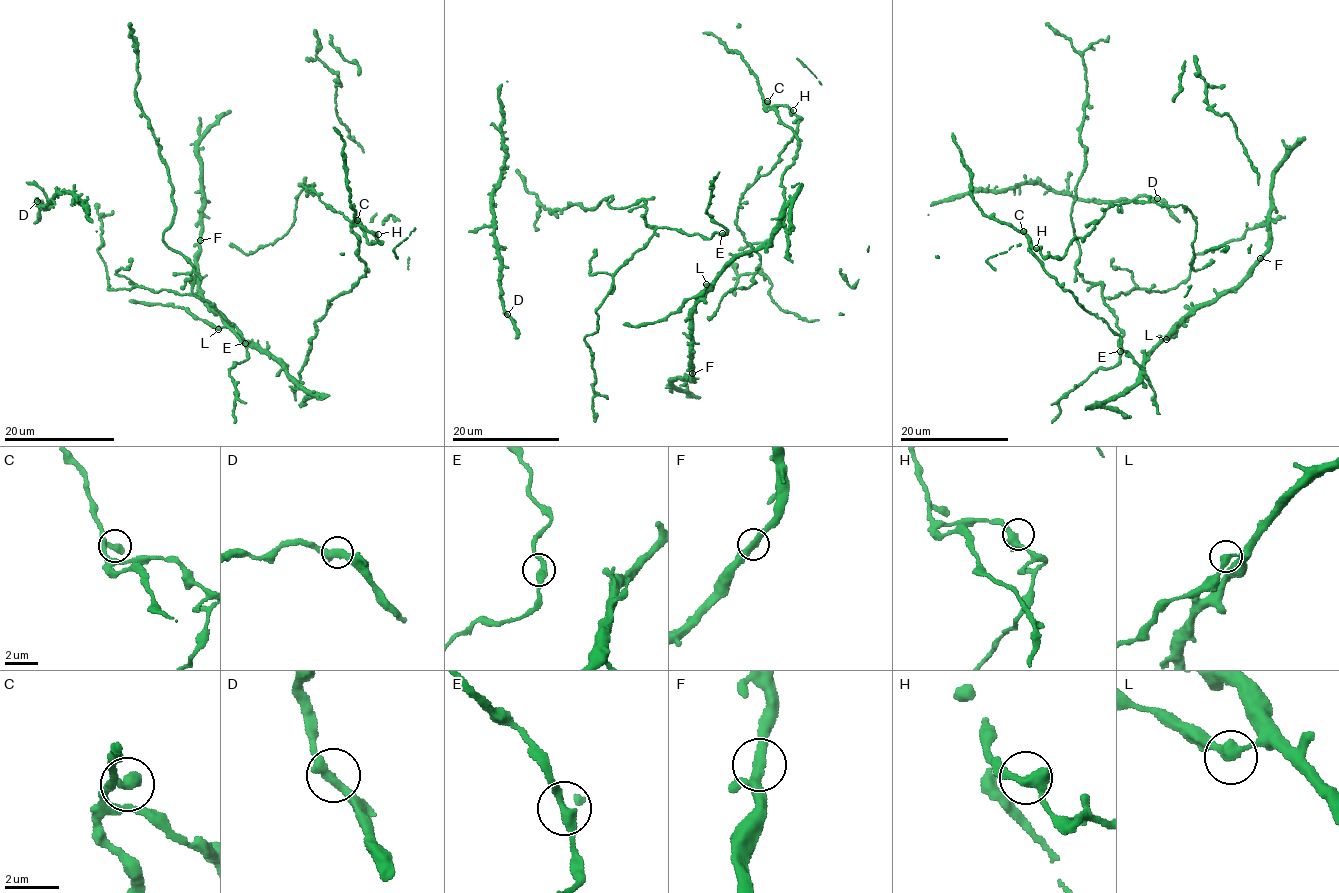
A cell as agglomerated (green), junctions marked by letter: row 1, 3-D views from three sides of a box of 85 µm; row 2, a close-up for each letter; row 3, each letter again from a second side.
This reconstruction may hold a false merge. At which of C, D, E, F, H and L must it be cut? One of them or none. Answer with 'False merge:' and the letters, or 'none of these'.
False merge: none of these

